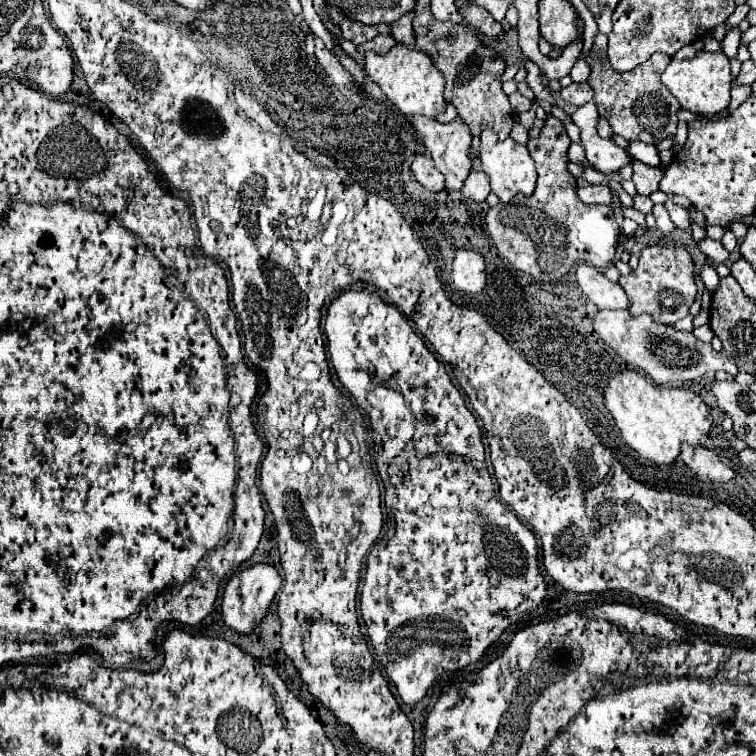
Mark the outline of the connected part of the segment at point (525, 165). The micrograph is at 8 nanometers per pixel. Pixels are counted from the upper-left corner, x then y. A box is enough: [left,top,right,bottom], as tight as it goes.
[481,129,537,203]

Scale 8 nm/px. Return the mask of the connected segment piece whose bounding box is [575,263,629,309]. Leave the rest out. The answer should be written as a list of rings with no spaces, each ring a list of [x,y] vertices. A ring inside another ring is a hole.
[[[579,263],[577,267],[577,283],[581,285],[585,297],[597,309],[629,309],[629,299],[619,283],[609,281],[599,269]]]

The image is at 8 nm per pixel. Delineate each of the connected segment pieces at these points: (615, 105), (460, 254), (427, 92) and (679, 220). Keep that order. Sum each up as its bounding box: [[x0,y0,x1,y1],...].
[[583,53,679,143],[453,249,487,293],[365,43,445,117],[665,199,689,229]]

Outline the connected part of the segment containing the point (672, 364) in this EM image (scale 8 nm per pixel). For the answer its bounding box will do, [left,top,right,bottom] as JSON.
[595,311,737,383]

